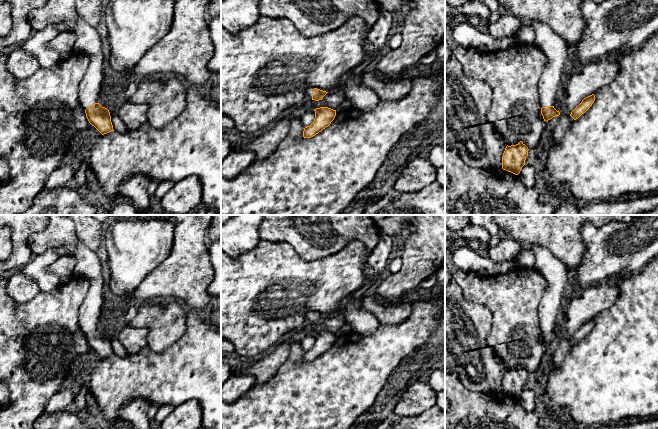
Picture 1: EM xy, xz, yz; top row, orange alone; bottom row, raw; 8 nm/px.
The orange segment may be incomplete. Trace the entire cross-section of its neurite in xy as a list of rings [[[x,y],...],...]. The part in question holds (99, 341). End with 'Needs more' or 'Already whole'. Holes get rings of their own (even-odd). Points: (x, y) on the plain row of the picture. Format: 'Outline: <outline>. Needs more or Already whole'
Outline: [[[59,215],[48,217],[47,227],[28,238],[28,246],[34,255],[56,247],[71,255],[76,262],[74,275],[89,281],[87,296],[78,311],[78,322],[89,347],[102,359],[114,355],[110,336],[102,331],[97,322],[102,316],[103,285],[102,266],[95,251],[84,246],[78,239],[74,223]]]. Needs more

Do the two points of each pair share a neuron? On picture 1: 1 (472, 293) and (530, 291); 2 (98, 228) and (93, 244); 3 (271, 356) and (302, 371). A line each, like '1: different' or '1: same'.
1: same
2: same
3: different

